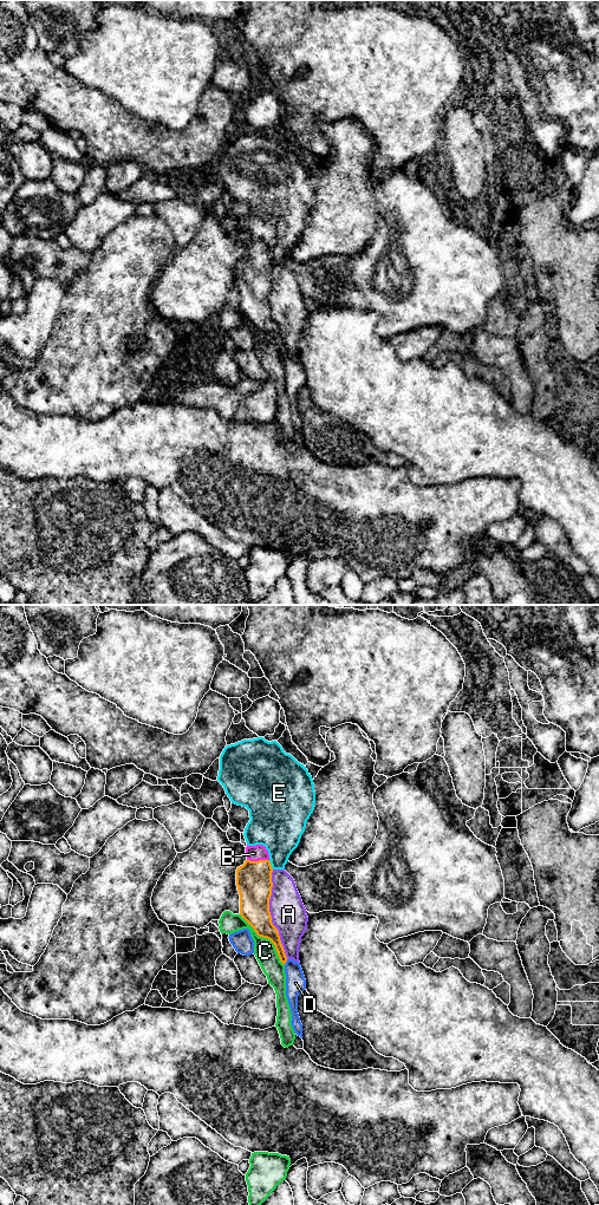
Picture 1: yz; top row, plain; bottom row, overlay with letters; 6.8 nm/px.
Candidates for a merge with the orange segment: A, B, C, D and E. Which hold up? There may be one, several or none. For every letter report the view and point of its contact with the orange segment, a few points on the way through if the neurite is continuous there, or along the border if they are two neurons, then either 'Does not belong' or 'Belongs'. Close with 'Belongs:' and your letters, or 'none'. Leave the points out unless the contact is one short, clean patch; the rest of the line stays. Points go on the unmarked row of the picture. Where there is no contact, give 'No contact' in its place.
A: Touches orange at yz (269, 310). Does not belong
B: Touches orange at yz (259, 255). Path across: yz (254, 279), (259, 255), (254, 248). Belongs
C: Touches orange at yz (266, 332). Does not belong
D: Touches orange at yz (286, 356). Does not belong
E: Touches orange at yz (271, 260). Boundary: yz (268, 255), (273, 264). Does not belong
Belongs: B

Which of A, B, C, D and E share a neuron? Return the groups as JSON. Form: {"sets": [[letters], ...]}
{"sets": [["A", "E"], ["B"], ["C"], ["D"]]}

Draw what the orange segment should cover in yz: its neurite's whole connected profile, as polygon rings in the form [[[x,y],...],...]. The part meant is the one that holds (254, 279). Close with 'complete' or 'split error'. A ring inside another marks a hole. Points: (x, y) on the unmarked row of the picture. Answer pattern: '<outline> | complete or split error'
[[[247,240],[246,252],[245,259],[236,265],[240,310],[259,332],[267,333],[274,339],[280,357],[285,360],[287,352],[269,307],[273,263],[268,246],[262,240]]] | split error

